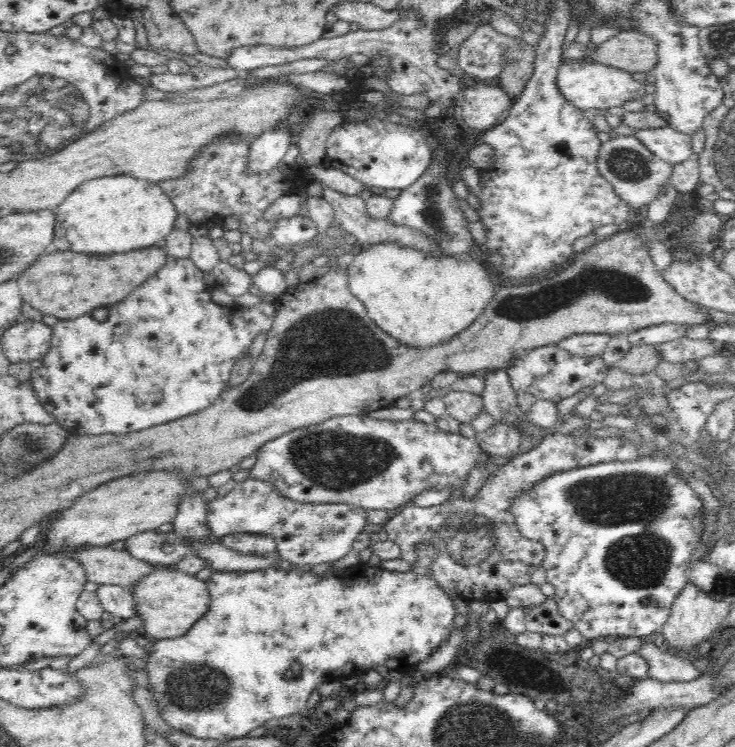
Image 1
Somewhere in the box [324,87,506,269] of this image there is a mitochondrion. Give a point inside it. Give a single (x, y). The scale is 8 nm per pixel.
(434, 214)

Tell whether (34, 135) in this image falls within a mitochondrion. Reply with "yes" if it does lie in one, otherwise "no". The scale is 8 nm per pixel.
yes

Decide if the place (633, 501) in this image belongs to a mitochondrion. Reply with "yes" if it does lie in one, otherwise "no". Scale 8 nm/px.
yes

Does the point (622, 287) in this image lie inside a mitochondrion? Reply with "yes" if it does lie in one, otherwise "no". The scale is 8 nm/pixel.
yes

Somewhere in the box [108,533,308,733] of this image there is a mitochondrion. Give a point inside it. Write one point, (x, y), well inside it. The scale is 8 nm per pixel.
(184, 690)

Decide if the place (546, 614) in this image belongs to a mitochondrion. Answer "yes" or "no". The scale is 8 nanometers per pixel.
no

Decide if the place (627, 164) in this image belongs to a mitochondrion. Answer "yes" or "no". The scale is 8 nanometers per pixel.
yes

